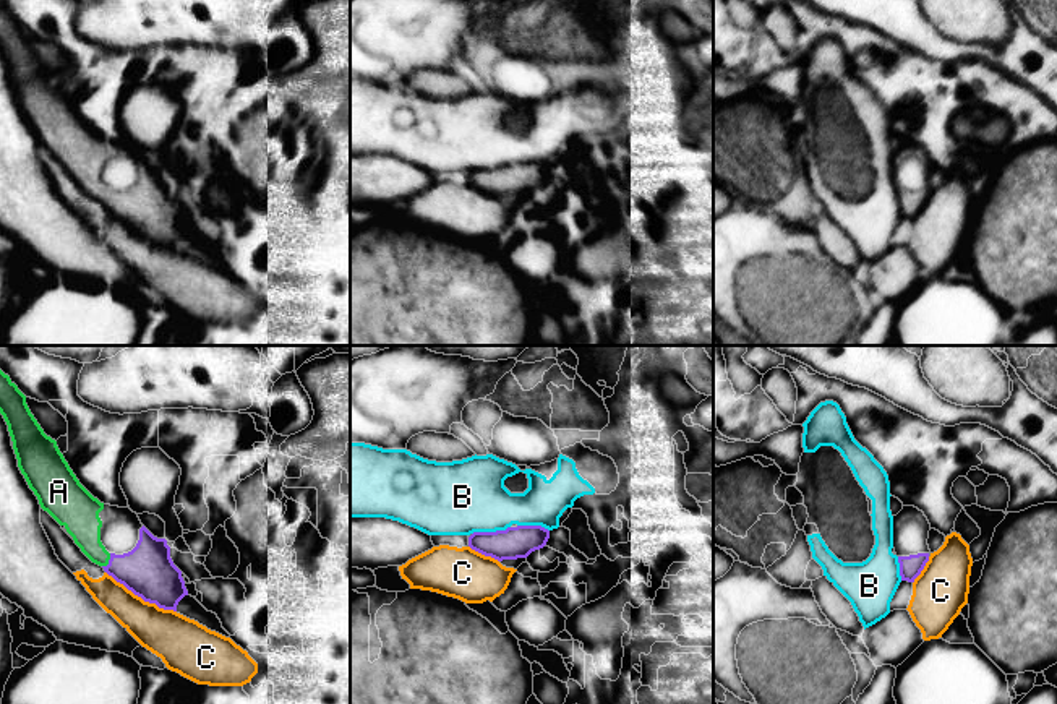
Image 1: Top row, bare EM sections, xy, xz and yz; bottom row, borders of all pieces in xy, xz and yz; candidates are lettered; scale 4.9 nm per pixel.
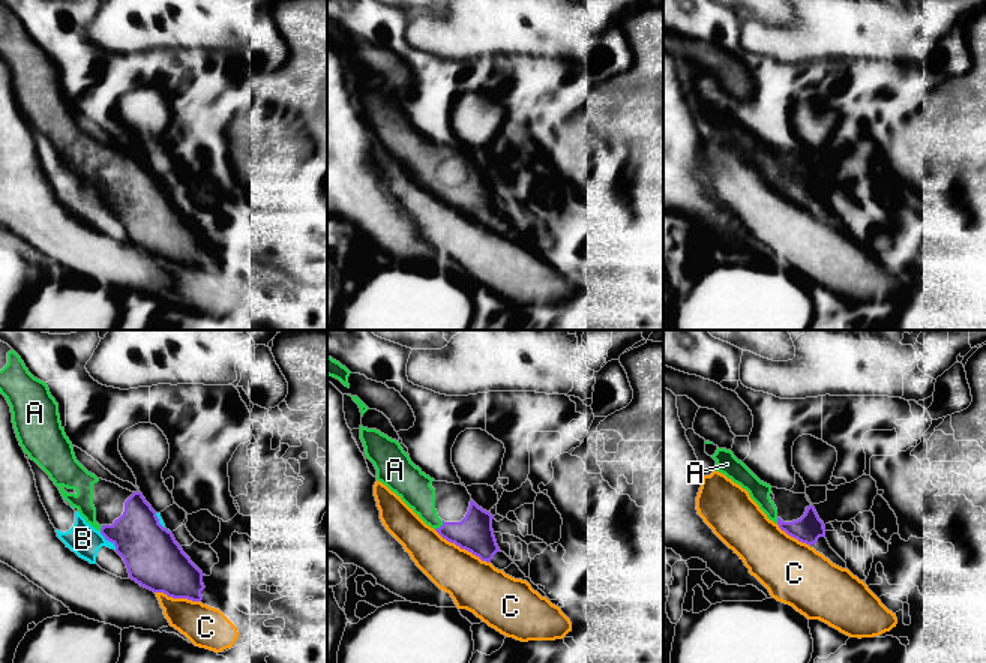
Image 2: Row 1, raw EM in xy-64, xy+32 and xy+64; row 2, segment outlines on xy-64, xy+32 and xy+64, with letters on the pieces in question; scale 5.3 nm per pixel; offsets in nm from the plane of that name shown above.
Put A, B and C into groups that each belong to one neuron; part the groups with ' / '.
A / B / C

